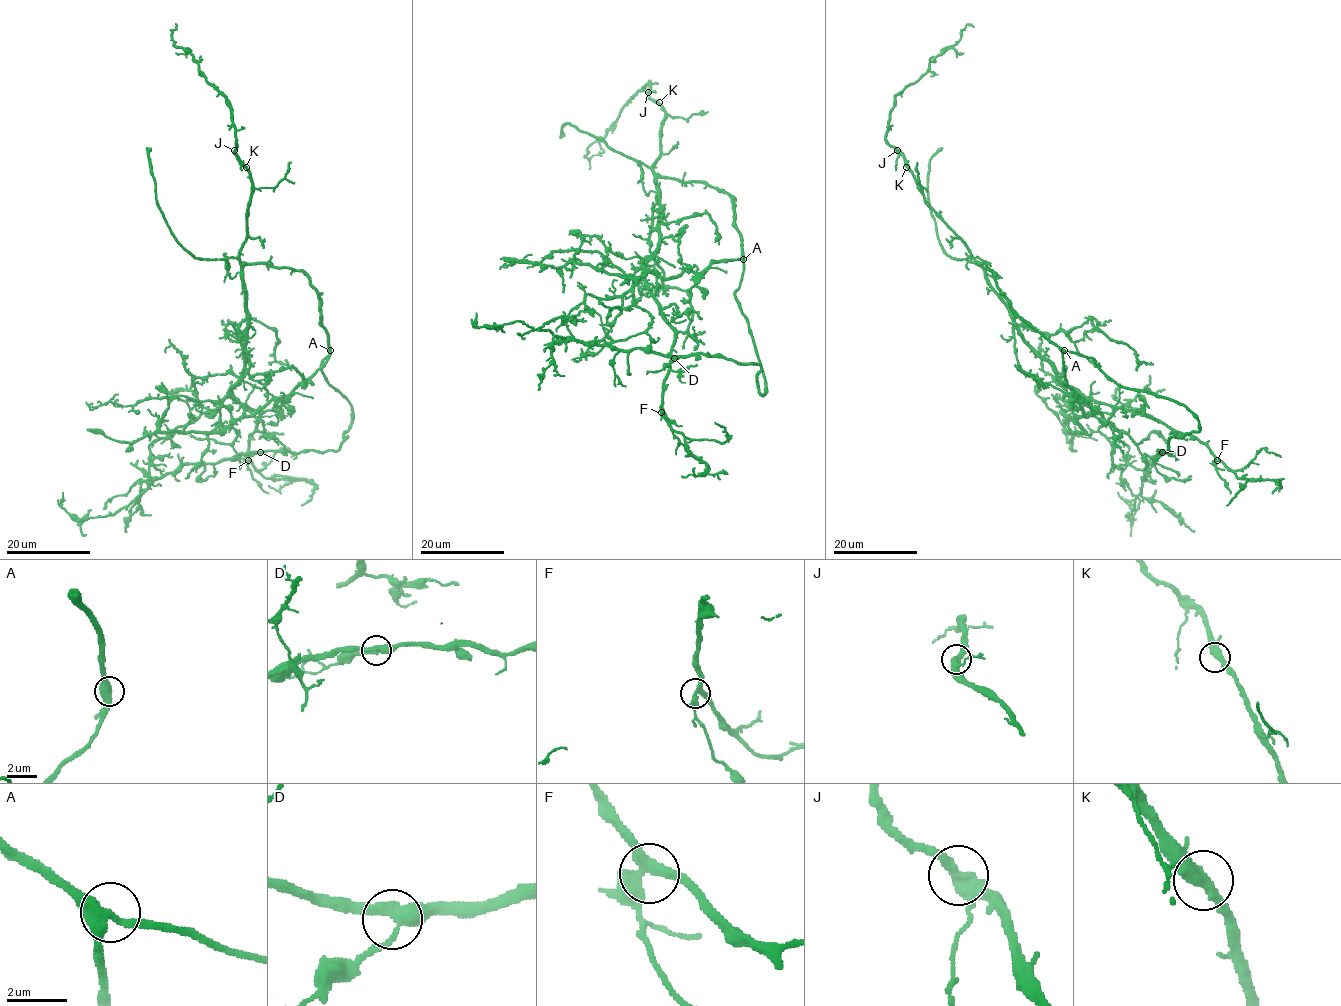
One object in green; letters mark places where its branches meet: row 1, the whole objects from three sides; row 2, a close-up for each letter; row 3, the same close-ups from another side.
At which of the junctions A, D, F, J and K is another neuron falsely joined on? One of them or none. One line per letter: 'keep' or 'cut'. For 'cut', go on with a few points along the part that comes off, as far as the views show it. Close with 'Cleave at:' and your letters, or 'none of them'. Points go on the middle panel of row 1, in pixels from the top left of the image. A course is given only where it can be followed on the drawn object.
A: keep
D: keep
F: keep
J: keep
K: keep
Cleave at: none of them

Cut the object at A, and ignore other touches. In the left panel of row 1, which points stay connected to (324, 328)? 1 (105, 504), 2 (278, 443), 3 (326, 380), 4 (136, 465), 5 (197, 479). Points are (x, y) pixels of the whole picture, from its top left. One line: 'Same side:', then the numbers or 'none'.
Same side: 1, 2

